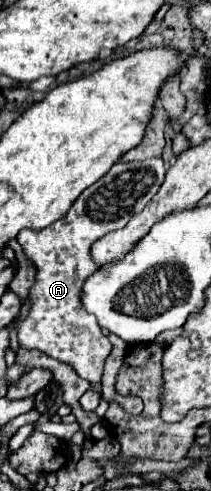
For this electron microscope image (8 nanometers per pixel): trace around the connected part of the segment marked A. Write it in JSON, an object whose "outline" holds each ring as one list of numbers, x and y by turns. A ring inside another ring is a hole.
{"outline":[[147,158,141,162,117,162,109,172,89,186,69,208,63,220,45,226,43,230,29,230,19,236,25,256,35,264,37,276,29,290,31,308,27,318,19,324,19,344,37,348,47,356,69,364,81,378,91,384,101,382,103,362,111,352,111,342,103,336,95,316,83,310,81,288,85,280,97,270,91,260,91,244,101,236,123,228,133,214,139,214,157,194,165,180,161,158]]}

